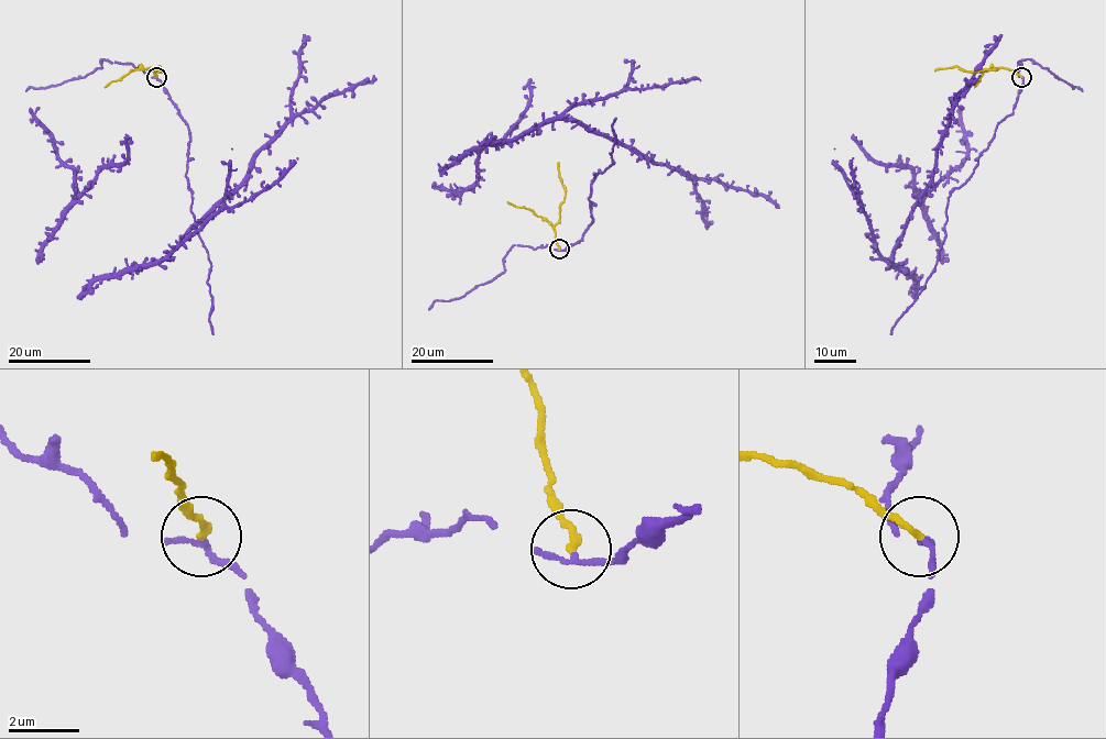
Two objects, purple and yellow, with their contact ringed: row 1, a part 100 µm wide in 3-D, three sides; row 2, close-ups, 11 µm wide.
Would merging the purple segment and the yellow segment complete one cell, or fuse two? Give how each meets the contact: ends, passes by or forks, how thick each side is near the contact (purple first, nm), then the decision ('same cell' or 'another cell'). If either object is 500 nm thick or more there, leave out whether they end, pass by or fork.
purple ends | yellow ends | 190/200 nm | another cell

